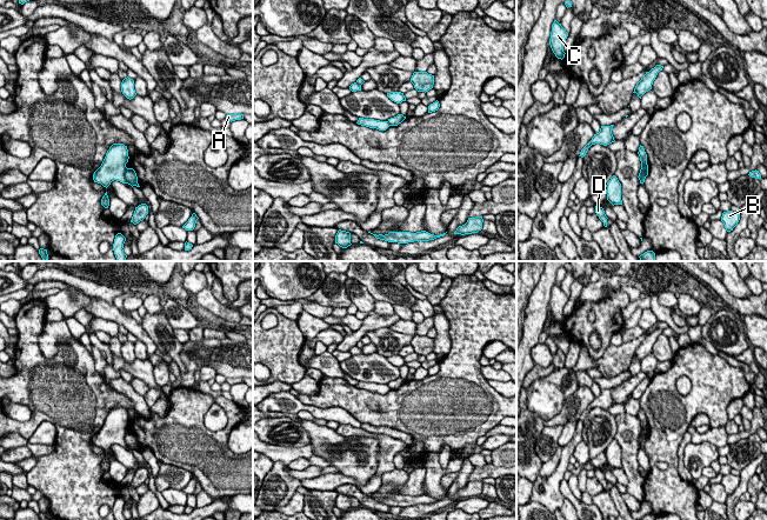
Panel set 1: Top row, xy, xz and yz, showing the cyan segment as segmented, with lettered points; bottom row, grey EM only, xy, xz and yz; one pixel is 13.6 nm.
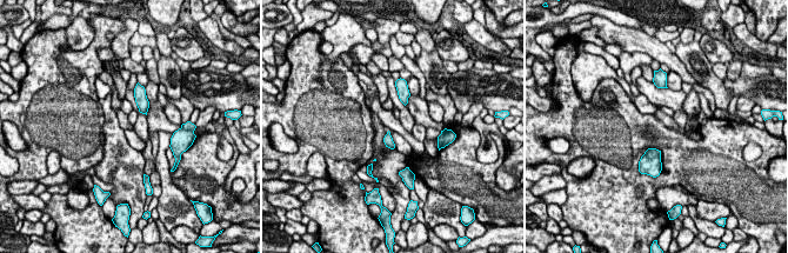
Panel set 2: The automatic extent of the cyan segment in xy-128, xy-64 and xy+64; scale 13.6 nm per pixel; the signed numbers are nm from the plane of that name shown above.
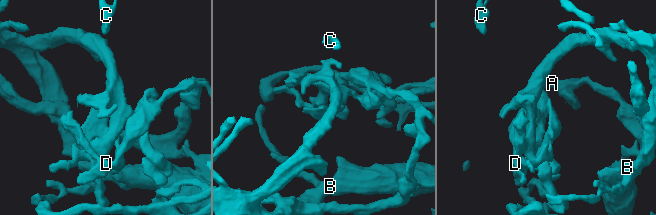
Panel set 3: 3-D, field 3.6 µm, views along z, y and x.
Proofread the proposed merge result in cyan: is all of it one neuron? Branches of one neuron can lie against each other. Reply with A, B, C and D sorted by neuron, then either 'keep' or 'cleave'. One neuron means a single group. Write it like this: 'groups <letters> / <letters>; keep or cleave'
groups A D / B C; cleave

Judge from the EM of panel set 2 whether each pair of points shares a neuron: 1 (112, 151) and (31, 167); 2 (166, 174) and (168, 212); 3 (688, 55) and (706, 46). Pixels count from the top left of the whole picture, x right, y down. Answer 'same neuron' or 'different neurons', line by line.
1: different neurons
2: same neuron
3: different neurons

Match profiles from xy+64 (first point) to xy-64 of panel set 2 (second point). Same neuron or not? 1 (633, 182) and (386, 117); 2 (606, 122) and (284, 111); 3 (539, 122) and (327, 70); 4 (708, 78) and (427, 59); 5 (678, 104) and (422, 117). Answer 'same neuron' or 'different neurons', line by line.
1: different neurons
2: same neuron
3: same neuron
4: same neuron
5: same neuron

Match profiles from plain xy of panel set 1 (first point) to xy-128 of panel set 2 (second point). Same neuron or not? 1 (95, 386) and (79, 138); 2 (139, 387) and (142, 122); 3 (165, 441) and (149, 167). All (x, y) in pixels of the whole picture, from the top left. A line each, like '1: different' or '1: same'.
1: same
2: same
3: different

